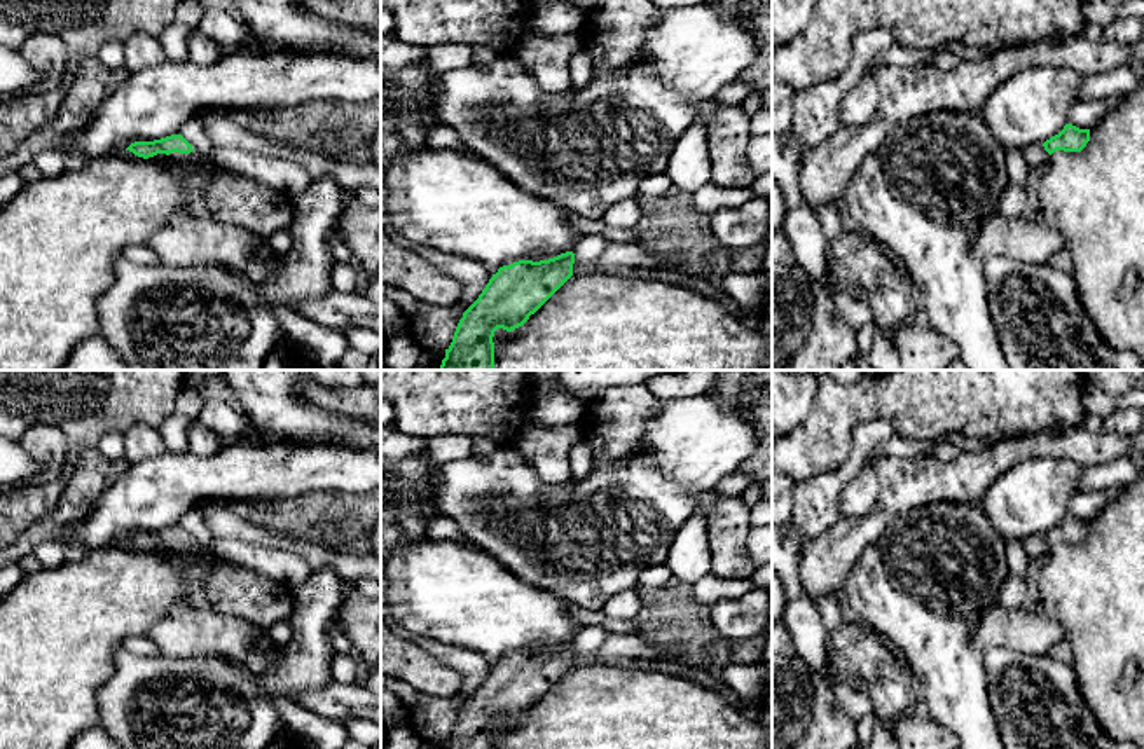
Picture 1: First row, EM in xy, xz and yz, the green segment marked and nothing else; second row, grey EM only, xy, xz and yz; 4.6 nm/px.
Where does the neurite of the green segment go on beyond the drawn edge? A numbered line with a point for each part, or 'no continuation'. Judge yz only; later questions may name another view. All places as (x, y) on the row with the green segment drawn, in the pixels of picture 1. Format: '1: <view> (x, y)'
1: yz (1034, 156)

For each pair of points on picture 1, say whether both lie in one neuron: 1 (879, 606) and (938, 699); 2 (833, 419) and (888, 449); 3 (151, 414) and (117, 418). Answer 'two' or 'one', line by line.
1: one
2: two
3: one

